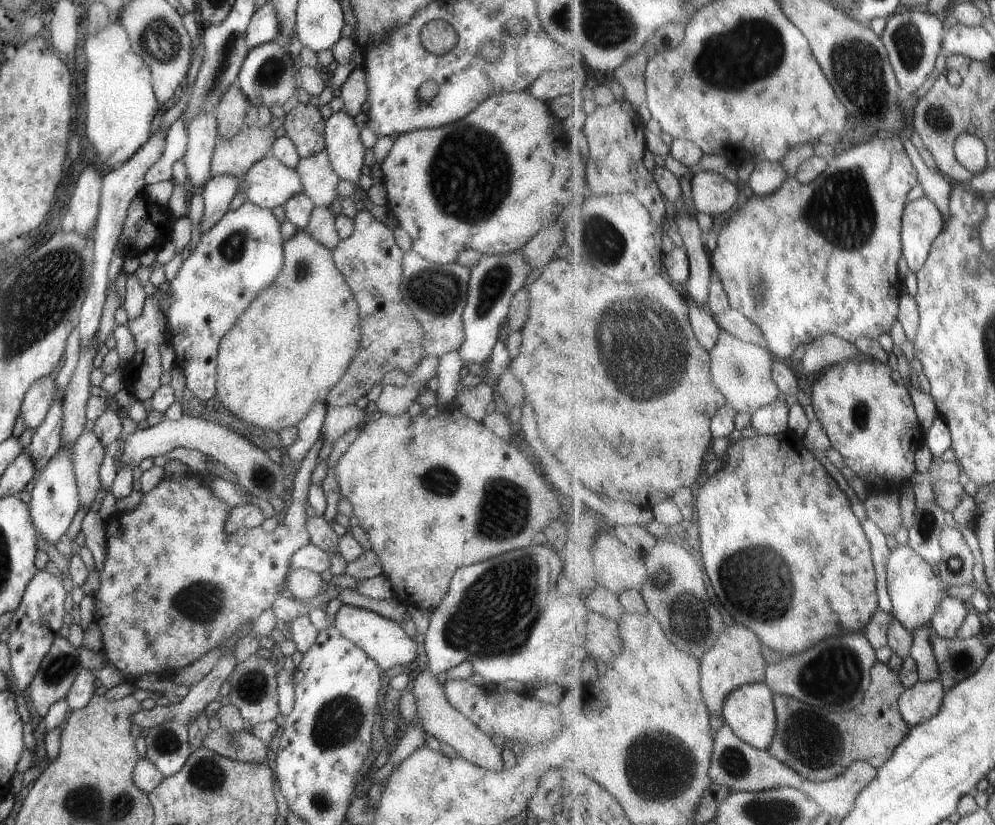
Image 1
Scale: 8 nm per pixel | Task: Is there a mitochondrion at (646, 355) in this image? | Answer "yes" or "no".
yes

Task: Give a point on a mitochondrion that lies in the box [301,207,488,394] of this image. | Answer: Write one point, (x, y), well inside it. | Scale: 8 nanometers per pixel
(439, 293)

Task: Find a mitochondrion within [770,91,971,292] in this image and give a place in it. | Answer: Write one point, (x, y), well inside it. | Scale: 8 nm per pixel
(838, 209)

